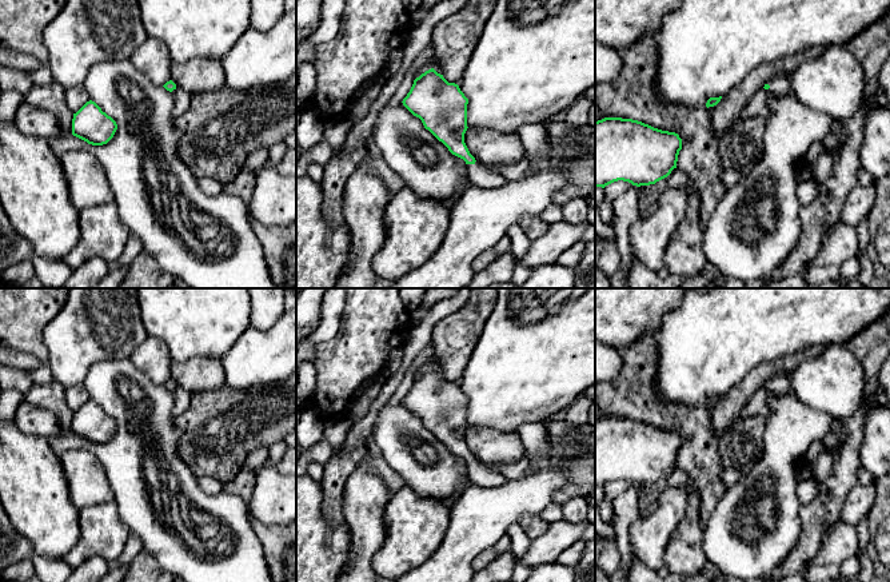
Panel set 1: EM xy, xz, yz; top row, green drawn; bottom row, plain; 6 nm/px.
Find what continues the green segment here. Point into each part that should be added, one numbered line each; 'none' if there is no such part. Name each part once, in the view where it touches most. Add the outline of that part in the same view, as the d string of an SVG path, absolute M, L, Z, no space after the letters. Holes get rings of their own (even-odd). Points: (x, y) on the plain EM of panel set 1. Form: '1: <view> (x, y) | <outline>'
1: xz (479, 474) | M478 461L467 463L467 474L471 485L482 487L498 487L503 486L508 481L503 474L488 469Z

